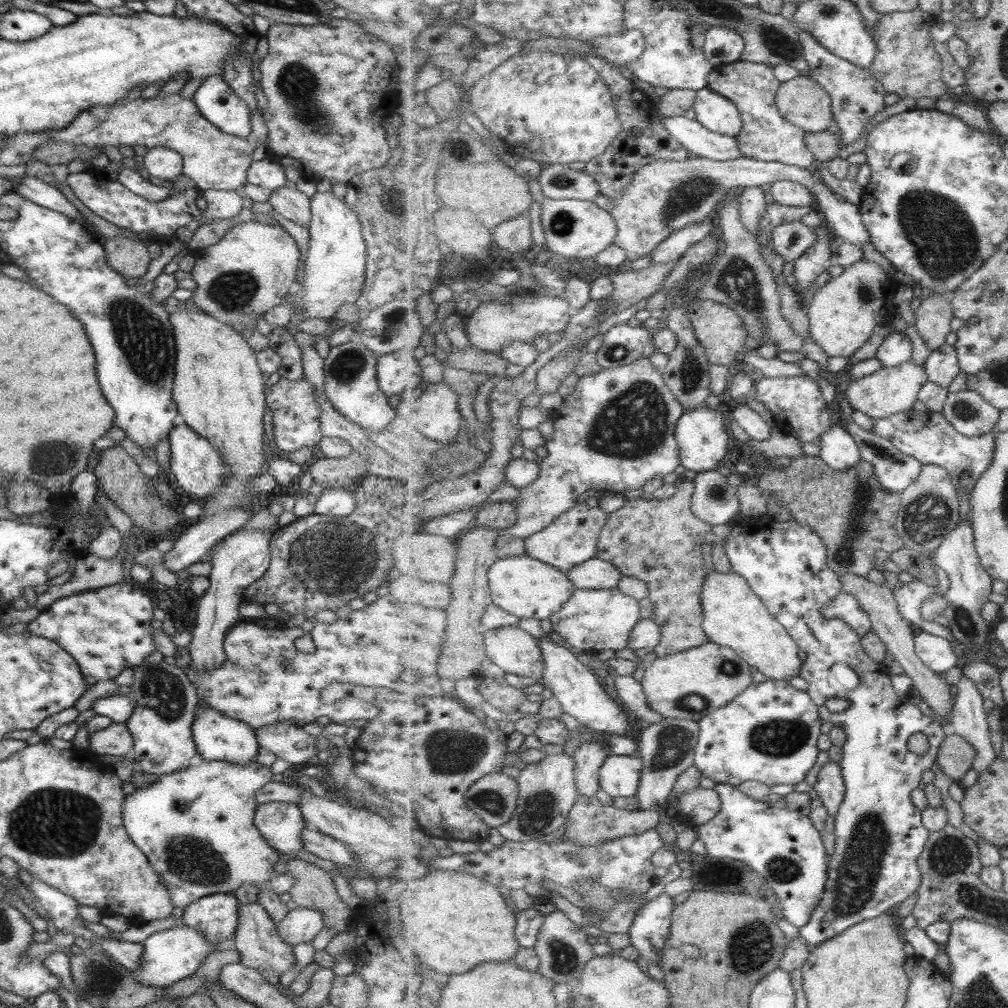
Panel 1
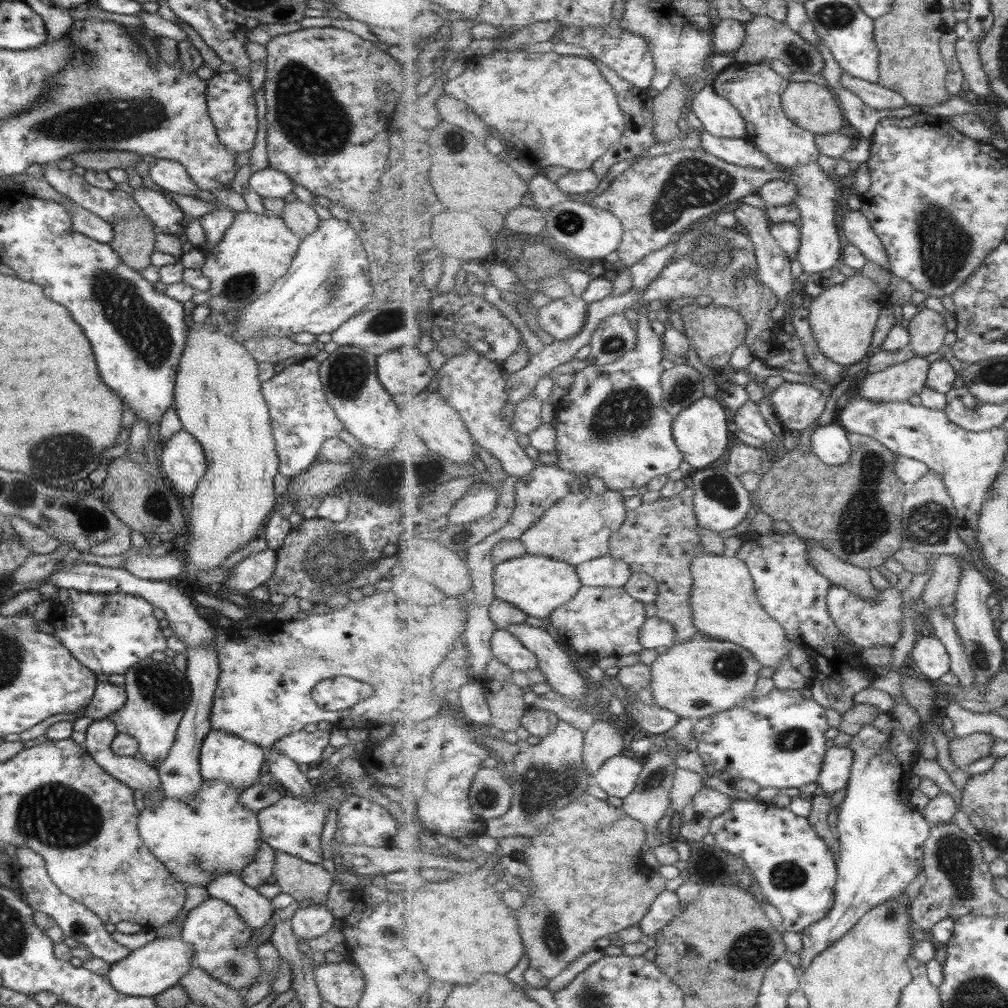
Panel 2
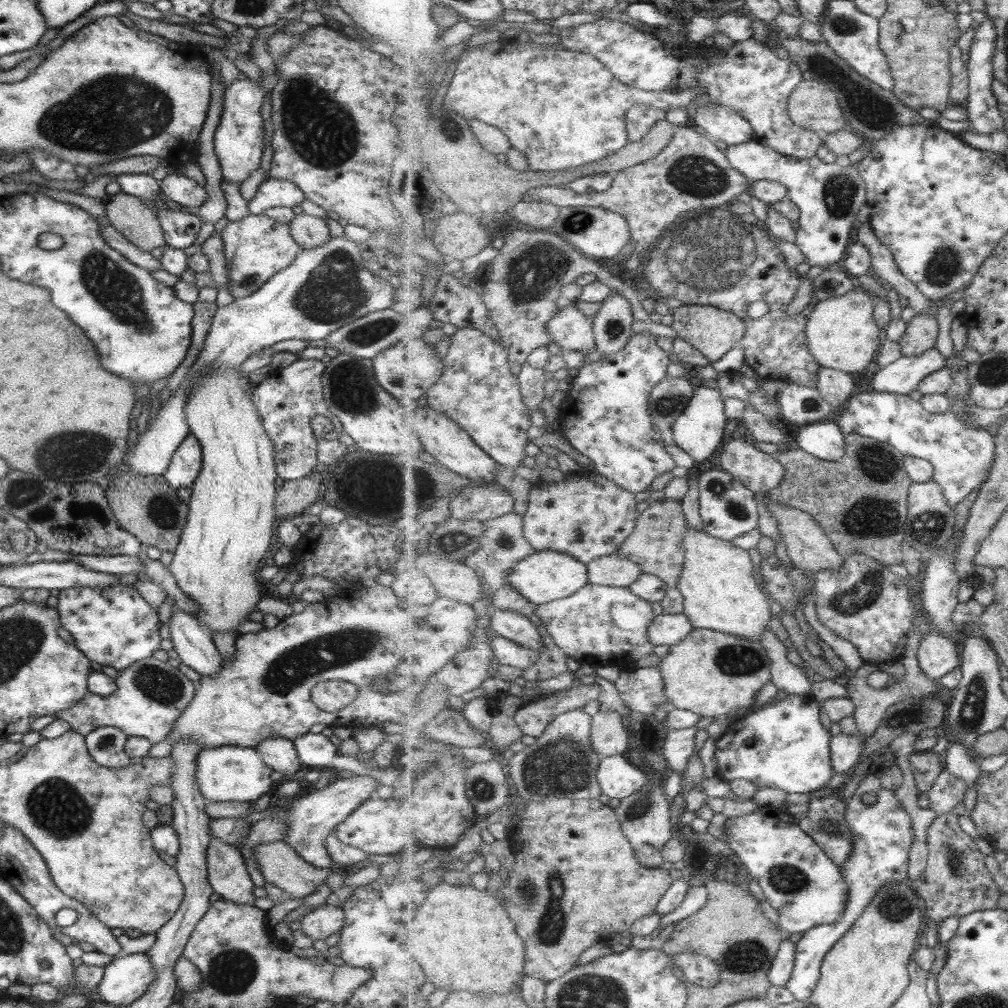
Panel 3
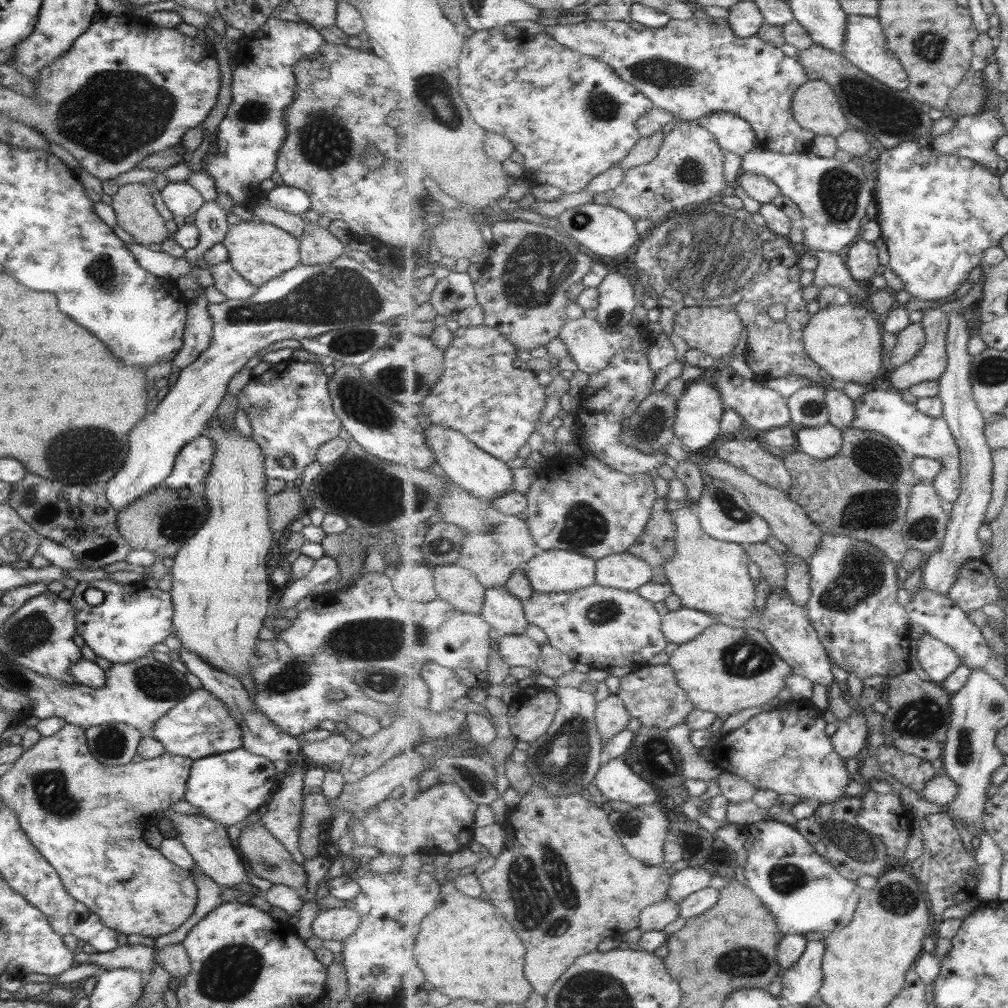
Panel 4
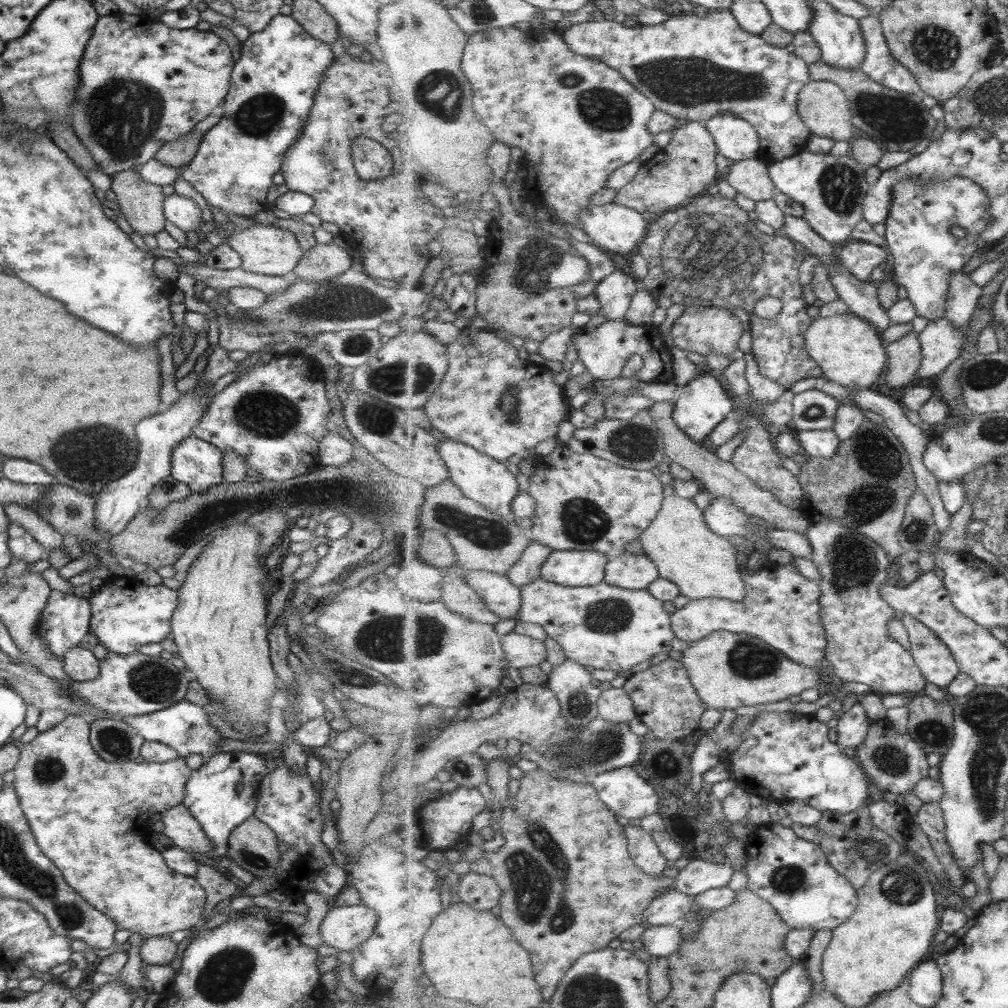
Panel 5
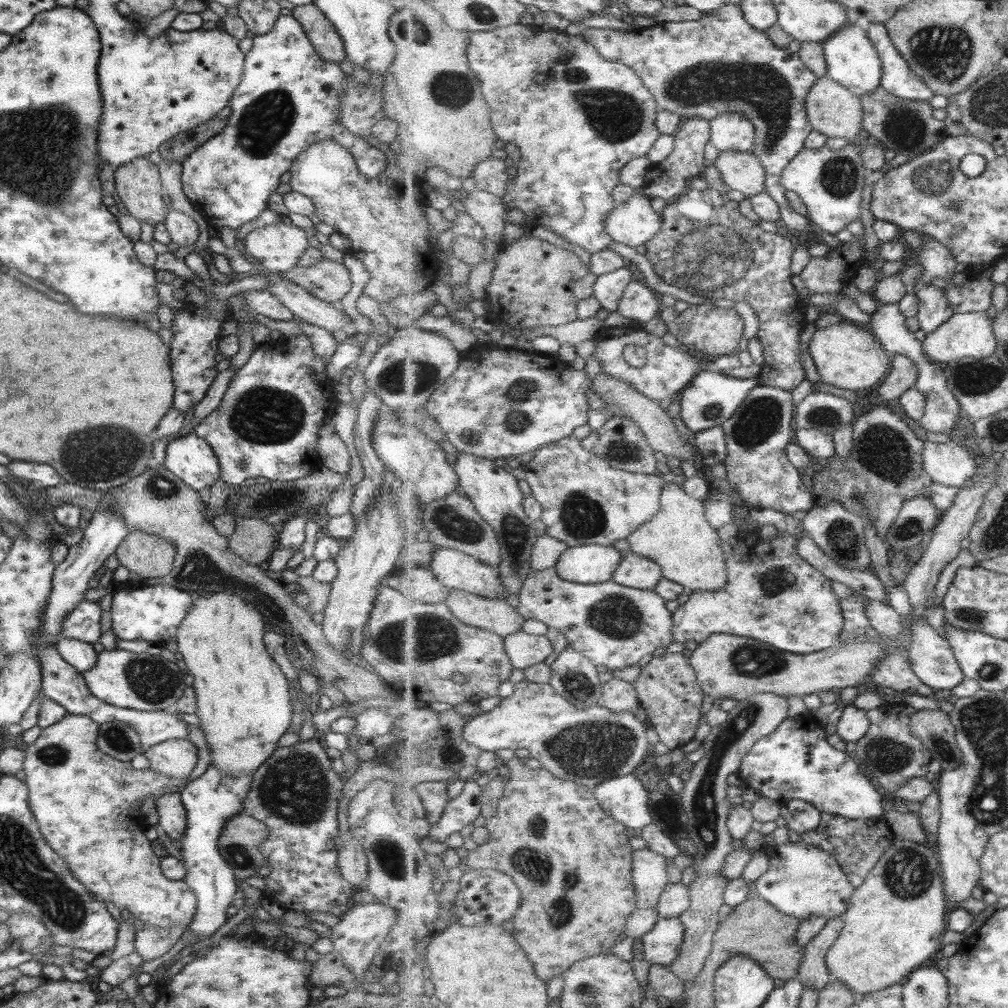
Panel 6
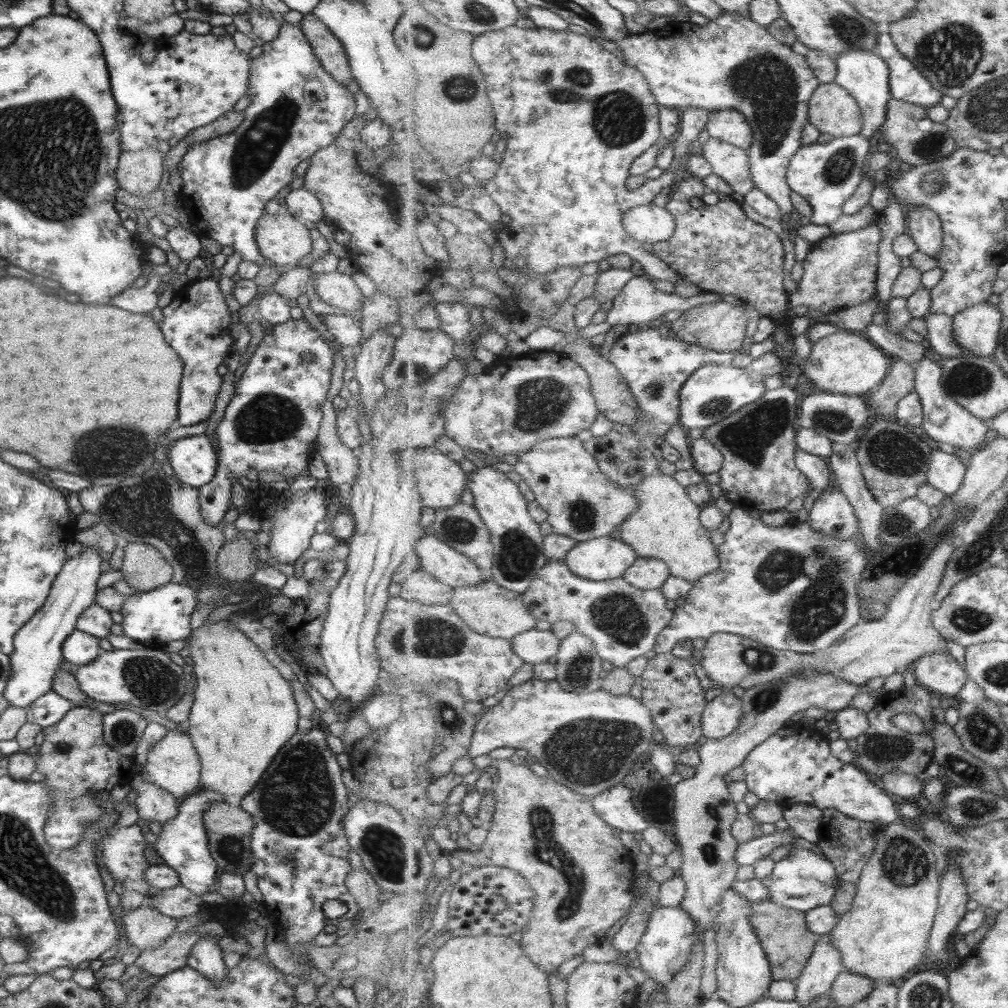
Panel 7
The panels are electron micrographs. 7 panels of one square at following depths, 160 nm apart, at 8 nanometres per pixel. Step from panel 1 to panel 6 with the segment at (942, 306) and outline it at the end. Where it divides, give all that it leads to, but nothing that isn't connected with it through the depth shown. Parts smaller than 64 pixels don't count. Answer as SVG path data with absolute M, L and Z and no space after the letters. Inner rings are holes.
M891 353L894 356L891 372L880 384L879 395L888 401L888 406L895 407L897 400L918 382L918 364L904 354Z

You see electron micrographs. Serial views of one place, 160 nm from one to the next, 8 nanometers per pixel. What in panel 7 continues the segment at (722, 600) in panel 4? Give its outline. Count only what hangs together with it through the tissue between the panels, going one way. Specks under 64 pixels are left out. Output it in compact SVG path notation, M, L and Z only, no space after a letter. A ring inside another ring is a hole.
M661 472L647 476L634 489L639 509L623 523L620 538L630 544L638 556L667 562L672 576L693 584L719 571L720 558L711 542L711 530L702 524L703 507L690 498L687 487Z

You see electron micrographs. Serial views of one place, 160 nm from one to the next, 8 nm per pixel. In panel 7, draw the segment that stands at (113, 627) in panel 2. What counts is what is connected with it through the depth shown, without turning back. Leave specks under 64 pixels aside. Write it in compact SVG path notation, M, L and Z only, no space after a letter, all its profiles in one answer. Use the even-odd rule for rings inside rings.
M171 582L147 592L133 592L124 597L118 610L121 613L122 632L143 647L164 648L168 642L188 638L192 631L190 616L196 605L196 592L192 588Z

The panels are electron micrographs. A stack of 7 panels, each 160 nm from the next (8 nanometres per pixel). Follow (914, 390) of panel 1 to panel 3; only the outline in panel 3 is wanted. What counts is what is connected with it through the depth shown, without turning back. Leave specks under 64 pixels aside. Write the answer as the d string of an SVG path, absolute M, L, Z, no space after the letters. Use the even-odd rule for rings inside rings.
M933 347L927 352L919 355L907 356L903 355L897 362L893 362L880 368L872 378L872 388L879 392L889 392L895 394L908 395L913 390L918 390L918 386L922 380L929 376L932 372L937 372L946 367L948 363L947 358Z

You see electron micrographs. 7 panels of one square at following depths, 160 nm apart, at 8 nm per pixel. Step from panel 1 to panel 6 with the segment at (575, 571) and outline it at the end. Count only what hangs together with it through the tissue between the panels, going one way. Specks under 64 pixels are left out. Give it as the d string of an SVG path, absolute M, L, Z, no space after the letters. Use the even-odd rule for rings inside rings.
M631 550L624 555L623 562L617 568L612 580L633 588L654 590L663 578L663 570L657 562Z

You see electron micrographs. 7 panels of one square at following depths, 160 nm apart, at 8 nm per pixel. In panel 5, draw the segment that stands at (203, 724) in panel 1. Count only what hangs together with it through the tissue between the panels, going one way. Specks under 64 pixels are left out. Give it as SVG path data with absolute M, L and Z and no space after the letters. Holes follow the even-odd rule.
M243 751L220 752L203 760L202 764L191 771L190 777L185 783L185 794L180 802L191 813L191 816L200 824L201 830L212 842L212 848L207 857L217 861L216 866L221 860L226 859L228 836L230 832L242 822L245 822L253 814L256 807L259 787L263 777L266 775L267 766L265 760L255 753Z

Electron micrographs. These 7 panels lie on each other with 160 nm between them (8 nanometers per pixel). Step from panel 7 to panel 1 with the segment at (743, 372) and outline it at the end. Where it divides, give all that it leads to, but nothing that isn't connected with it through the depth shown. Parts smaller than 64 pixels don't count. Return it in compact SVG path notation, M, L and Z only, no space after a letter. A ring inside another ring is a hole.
M705 407L684 412L677 426L681 465L686 470L695 471L697 474L716 470L719 462L729 452L727 450L729 448L729 434L727 434L725 418L723 418L721 410Z

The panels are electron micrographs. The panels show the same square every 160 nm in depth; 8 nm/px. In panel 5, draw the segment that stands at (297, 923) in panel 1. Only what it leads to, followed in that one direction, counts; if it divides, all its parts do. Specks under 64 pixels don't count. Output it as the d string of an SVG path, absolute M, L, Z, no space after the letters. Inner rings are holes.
M362 905L327 906L319 935L323 944L338 952L351 952L369 938L375 922L375 913Z

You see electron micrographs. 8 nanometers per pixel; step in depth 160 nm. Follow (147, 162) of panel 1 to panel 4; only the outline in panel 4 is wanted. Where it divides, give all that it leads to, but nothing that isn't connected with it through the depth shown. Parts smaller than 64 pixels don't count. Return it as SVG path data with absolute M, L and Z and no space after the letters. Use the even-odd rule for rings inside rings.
M169 181L159 191L163 204L169 212L183 217L193 214L203 203L201 194L189 185L187 181Z

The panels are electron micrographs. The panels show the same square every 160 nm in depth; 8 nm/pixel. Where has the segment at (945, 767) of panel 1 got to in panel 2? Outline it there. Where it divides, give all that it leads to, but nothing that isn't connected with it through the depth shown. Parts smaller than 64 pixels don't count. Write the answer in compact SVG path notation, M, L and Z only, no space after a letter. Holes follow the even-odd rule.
M984 732L957 737L949 742L949 750L954 764L963 770L971 766L975 760L981 760L991 754L993 735Z

